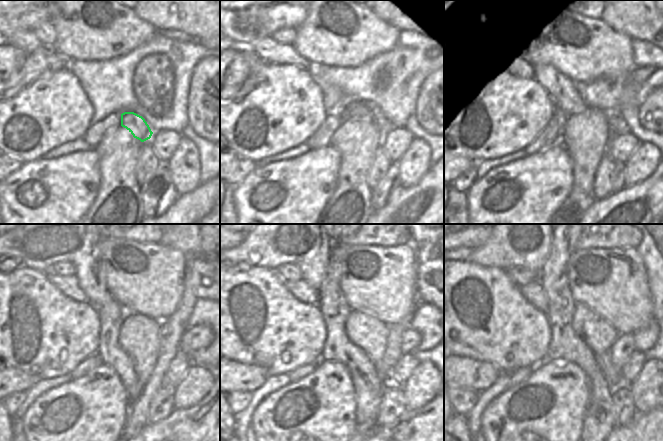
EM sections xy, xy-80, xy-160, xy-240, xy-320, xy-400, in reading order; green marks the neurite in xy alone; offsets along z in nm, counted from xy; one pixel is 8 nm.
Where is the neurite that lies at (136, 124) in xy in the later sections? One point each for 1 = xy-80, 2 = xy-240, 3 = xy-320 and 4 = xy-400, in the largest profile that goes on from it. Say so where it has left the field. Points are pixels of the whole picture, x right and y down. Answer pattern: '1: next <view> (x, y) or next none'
1: next xy-80 (351, 108)
2: next xy-240 (39, 244)
3: next xy-320 (270, 244)
4: next xy-400 (527, 244)

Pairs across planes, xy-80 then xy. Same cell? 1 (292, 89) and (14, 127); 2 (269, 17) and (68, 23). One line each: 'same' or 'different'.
1: same
2: different

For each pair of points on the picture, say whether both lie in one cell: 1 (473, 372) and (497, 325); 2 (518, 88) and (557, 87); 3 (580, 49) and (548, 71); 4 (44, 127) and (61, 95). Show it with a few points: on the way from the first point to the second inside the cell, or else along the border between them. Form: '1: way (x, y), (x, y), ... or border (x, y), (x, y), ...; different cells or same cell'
1: border (456, 355), (489, 361), (500, 372); different cells
2: border (533, 75), (556, 106); different cells
3: border (532, 57), (553, 65), (572, 81); different cells
4: way (44, 119), (56, 103); same cell

